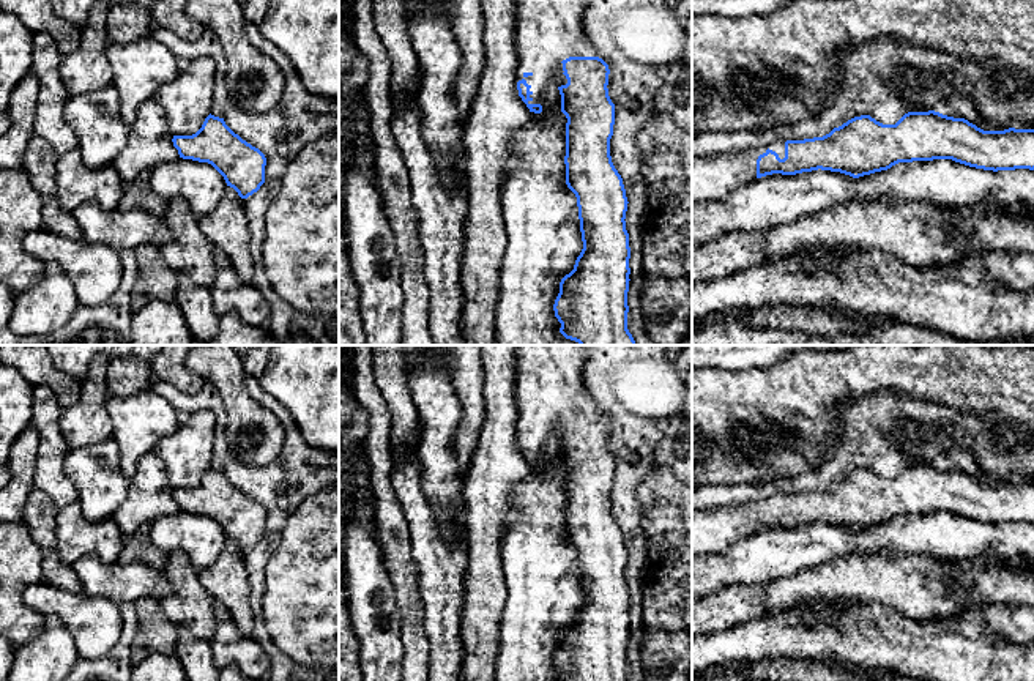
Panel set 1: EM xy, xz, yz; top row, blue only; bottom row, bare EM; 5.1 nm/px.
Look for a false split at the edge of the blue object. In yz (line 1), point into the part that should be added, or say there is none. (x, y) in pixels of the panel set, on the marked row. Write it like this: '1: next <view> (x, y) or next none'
1: next yz (714, 177)

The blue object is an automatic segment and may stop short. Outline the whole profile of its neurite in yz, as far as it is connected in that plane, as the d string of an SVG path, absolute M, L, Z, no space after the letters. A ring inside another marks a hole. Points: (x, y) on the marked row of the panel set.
M935 110L908 112L895 125L883 125L870 115L861 115L823 137L776 140L755 150L692 158L692 202L723 200L739 186L772 173L796 175L821 169L859 178L887 170L898 162L933 159L952 159L993 172L1034 170L1034 129L984 131L965 118L947 117Z

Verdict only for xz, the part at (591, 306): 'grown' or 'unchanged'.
grown

